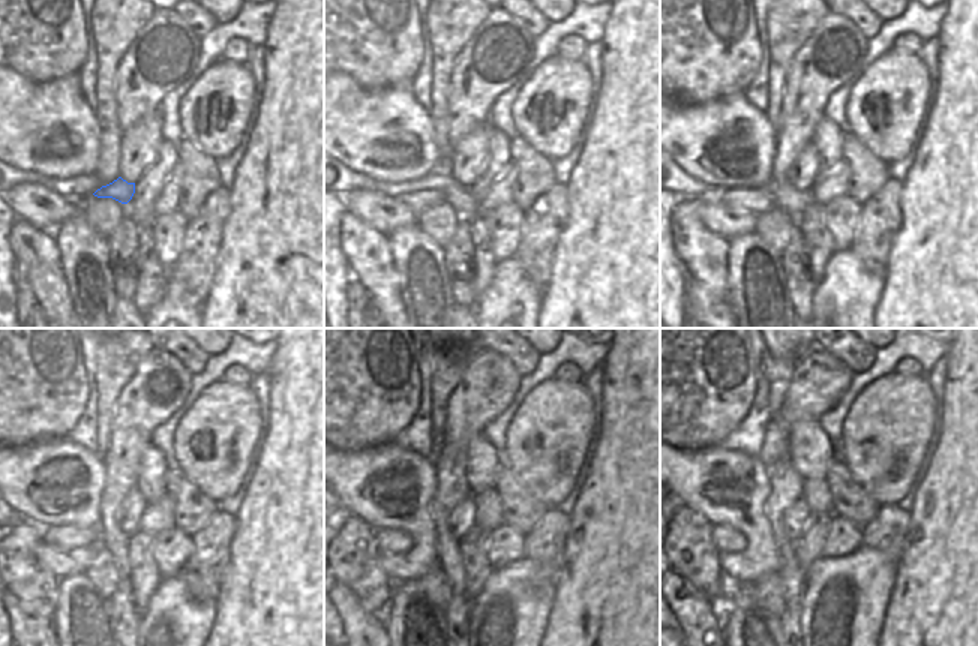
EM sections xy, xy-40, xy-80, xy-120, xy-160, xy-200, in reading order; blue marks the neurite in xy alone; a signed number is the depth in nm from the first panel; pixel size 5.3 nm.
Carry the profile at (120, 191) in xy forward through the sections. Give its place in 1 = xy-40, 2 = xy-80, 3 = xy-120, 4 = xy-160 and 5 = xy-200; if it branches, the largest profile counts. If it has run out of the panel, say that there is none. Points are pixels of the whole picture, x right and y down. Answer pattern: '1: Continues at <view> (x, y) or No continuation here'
1: Continues at xy-40 (417, 201)
2: Continues at xy-80 (756, 201)
3: Continues at xy-120 (65, 535)
4: Continues at xy-160 (387, 540)
5: Continues at xy-200 (725, 538).

